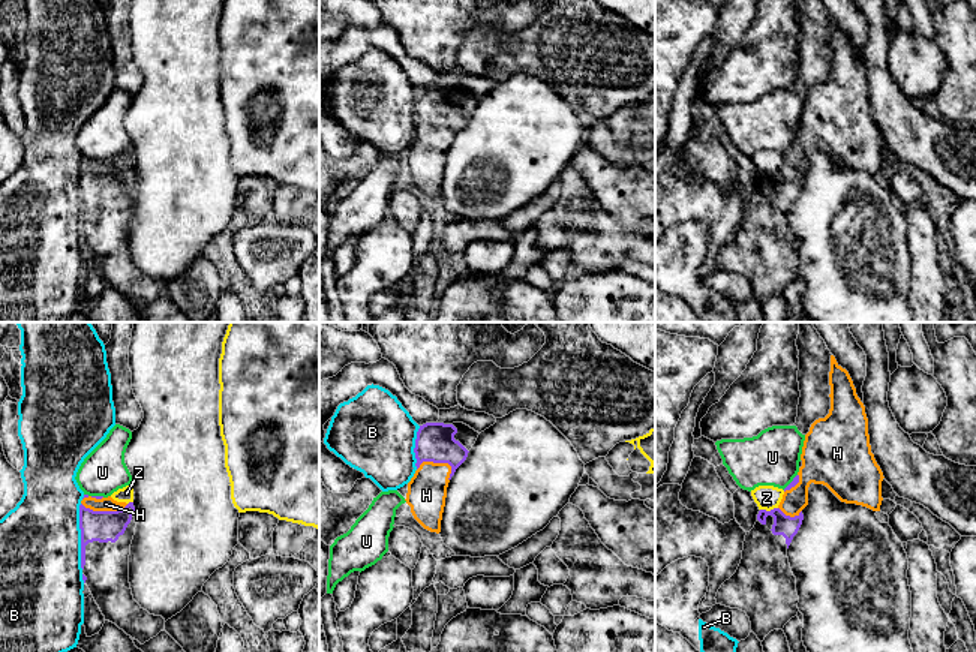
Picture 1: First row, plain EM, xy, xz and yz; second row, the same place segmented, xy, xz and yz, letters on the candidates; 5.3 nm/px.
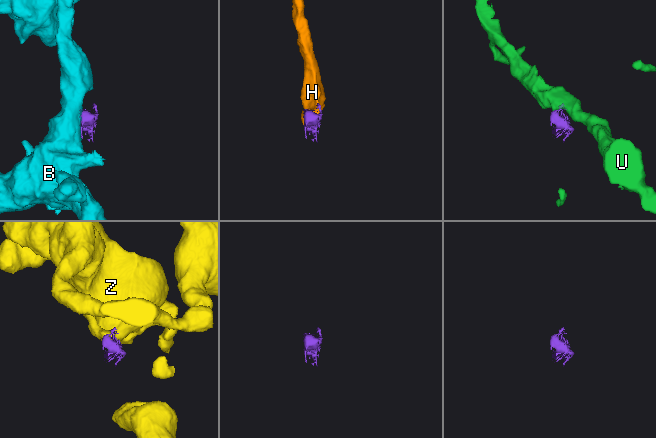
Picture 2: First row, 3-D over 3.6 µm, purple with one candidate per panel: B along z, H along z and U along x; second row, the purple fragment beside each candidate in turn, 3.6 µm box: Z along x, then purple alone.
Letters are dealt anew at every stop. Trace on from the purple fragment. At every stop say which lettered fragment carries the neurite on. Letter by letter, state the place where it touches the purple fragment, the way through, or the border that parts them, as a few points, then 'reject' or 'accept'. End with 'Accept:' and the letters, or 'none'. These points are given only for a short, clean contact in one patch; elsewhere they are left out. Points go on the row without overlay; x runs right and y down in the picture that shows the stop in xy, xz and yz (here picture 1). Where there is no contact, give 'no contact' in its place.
B: contact xy (81, 201); border xy (80, 168), (80, 230), (83, 233); reject
H: contact xz (434, 126); accept
U: contact yz (792, 146); border yz (796, 138), (783, 153); reject
Z: contact yz (768, 176); border yz (777, 171), (760, 174); reject
Accept: H

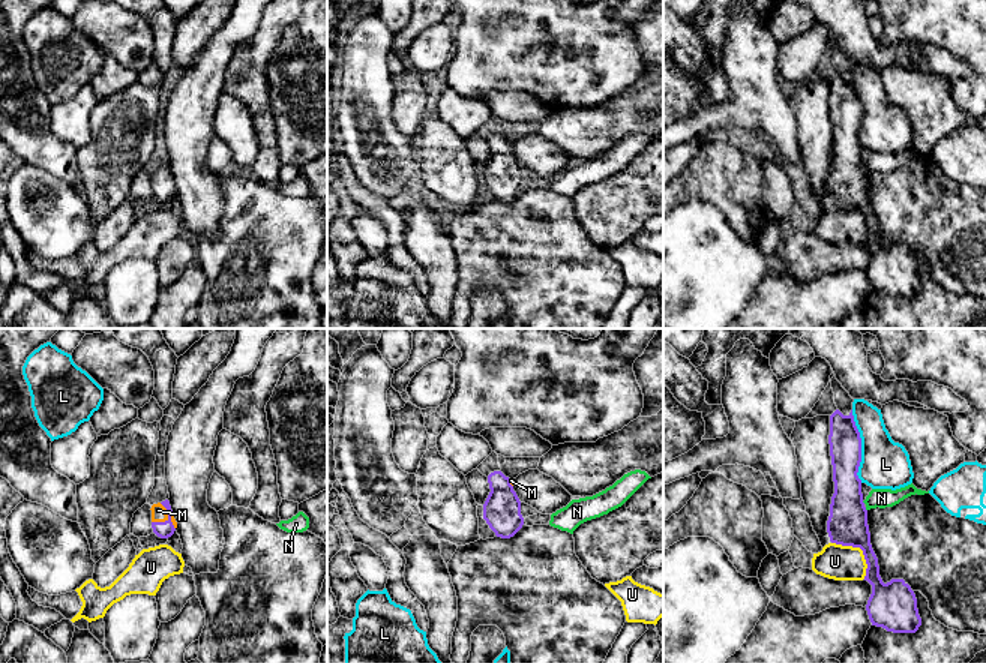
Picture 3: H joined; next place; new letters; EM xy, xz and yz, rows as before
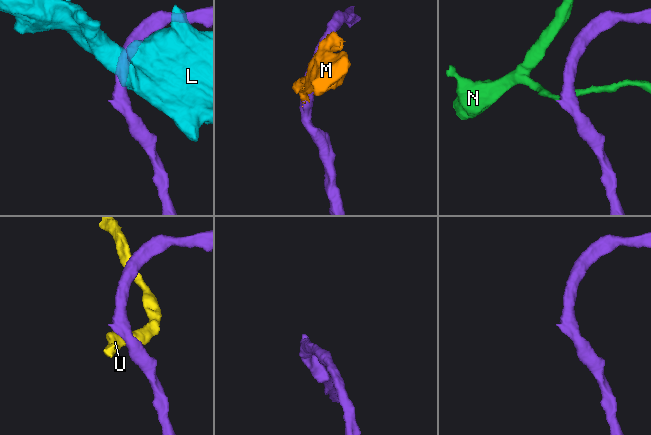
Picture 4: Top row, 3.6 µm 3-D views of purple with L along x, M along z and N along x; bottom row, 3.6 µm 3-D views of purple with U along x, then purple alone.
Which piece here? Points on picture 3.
L: contact yz (860, 110); border yz (851, 74), (860, 102), (857, 141), (862, 146); reject
M: contact xy (168, 180); way xy (164, 194), (168, 180), (158, 174); accept
N: contact yz (865, 173); border yz (865, 171), (866, 174); reject
U: contact yz (860, 212); border yz (832, 206), (857, 210), (862, 215), (866, 228), (865, 242); reject
Accept: M

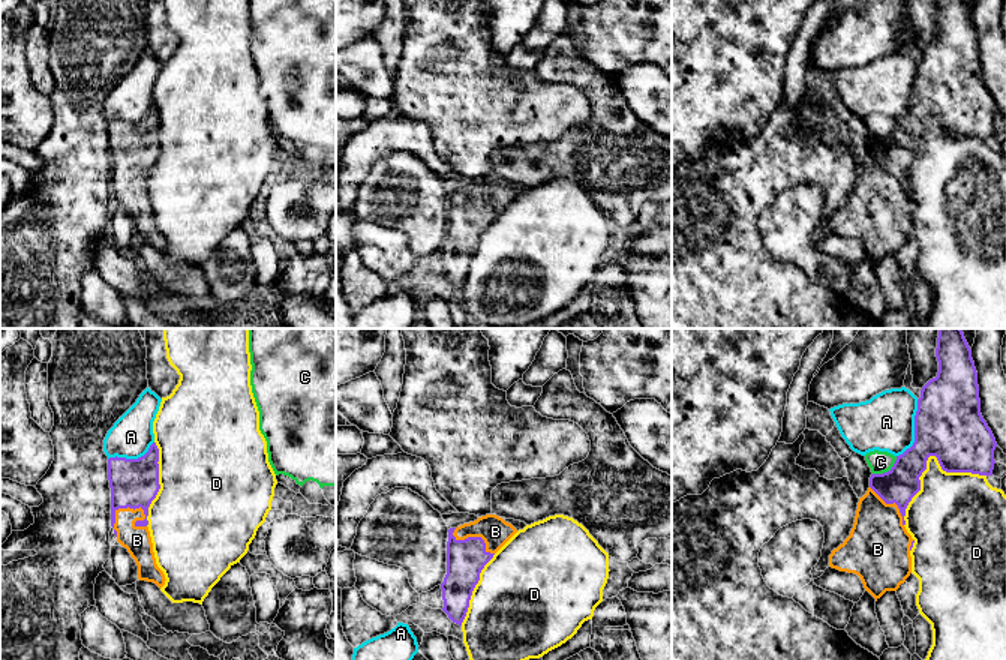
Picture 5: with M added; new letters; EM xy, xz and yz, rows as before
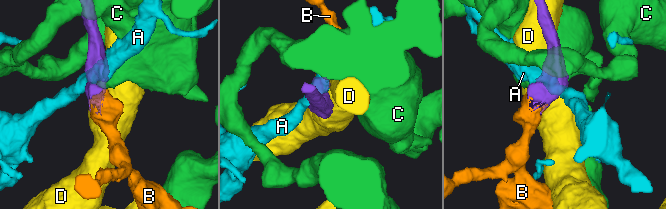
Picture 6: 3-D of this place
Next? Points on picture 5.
A: contact yz (915, 93); reject
B: contact xy (114, 176); accept
C: contact yz (888, 135); border yz (897, 120), (886, 135), (873, 138); reject
D: contact yz (927, 123); reject
Accept: B

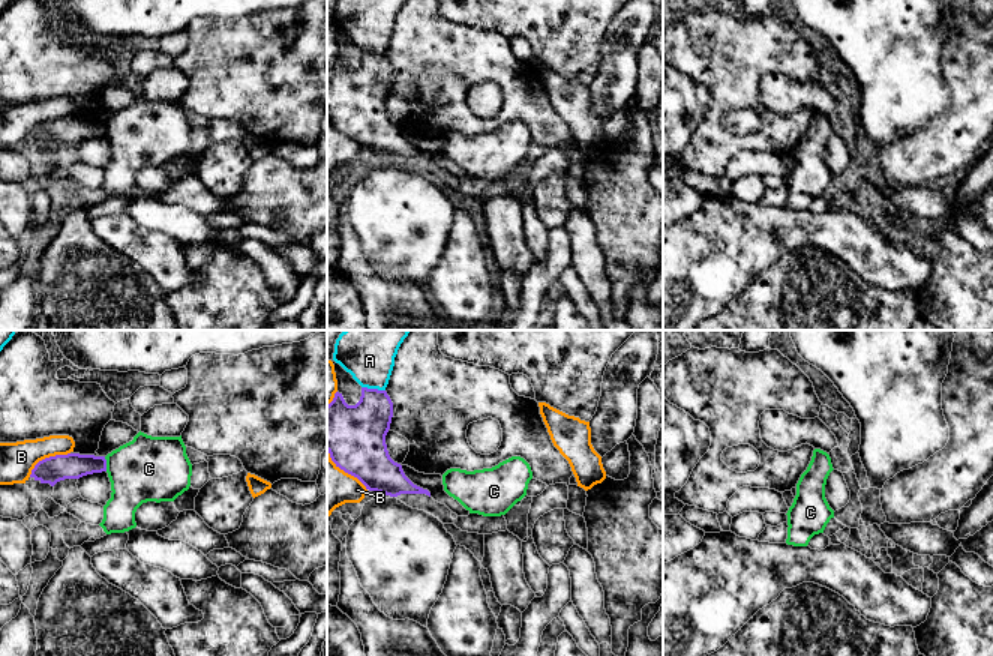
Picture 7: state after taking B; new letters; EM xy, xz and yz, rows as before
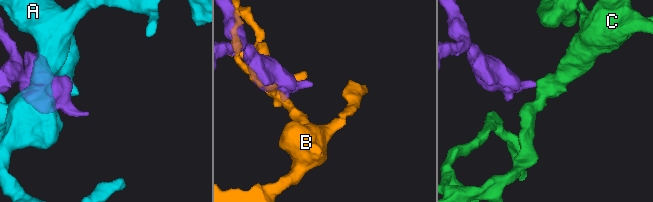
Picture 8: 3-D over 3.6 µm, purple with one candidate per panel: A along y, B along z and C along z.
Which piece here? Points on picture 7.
A: contact xz (374, 53); reject
B: contact xy (47, 122); reject
C: contact xy (105, 128); border xy (104, 120), (107, 134); reject
Accept: none

